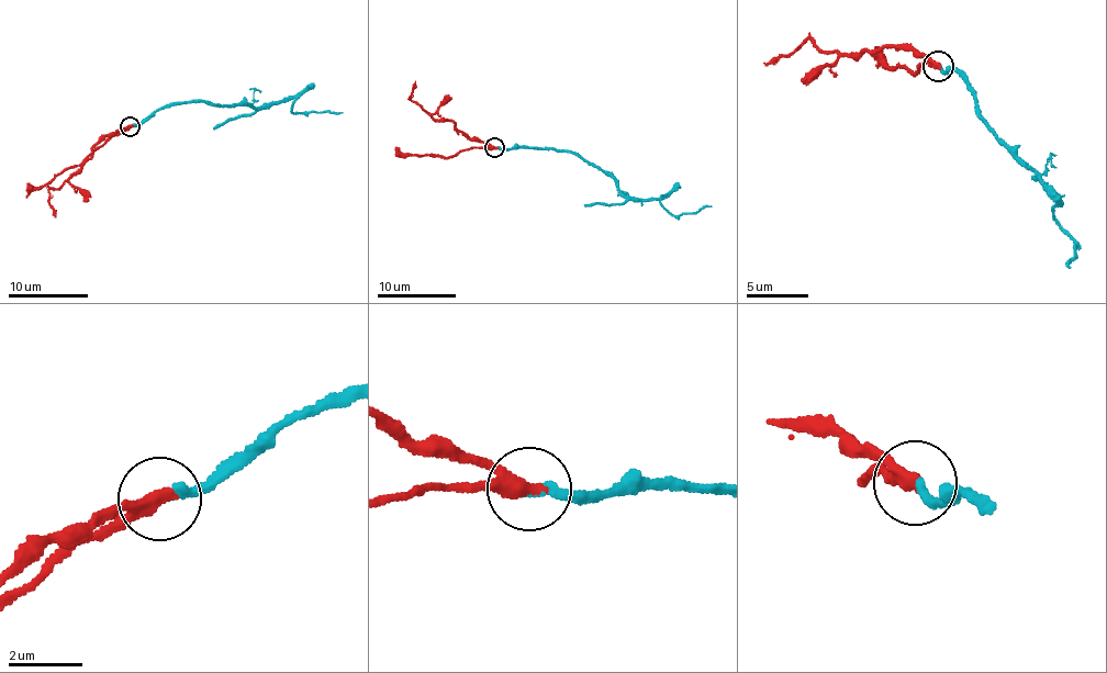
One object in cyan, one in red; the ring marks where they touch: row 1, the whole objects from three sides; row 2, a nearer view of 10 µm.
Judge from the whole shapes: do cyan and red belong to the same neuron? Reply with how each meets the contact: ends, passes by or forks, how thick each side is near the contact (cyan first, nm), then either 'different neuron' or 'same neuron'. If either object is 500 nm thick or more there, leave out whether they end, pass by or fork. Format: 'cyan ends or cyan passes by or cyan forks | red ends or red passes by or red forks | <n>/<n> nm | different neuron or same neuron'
cyan ends | red passes by | 240/340 nm | same neuron

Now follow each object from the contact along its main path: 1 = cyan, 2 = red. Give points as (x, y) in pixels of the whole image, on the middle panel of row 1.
1: (494, 148), (573, 150), (605, 170), (625, 195), (663, 197), (660, 201), (673, 215), (712, 208)
2: (494, 148), (455, 123), (433, 118), (412, 100), (415, 80)

